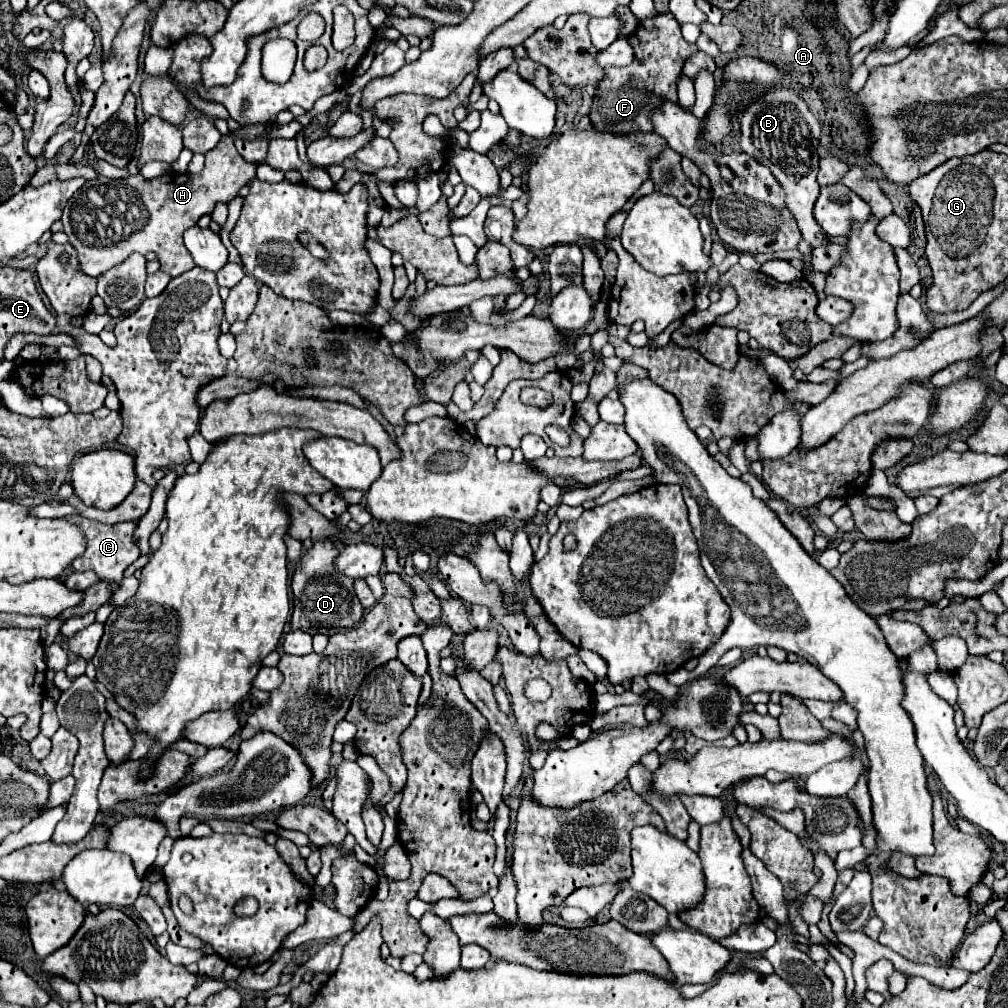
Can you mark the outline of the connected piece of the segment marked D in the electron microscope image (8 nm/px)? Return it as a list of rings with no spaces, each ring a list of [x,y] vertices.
[[[316,541],[314,547],[308,549],[294,567],[292,575],[294,611],[290,621],[292,631],[350,629],[362,619],[364,609],[360,611],[360,601],[354,593],[354,579],[334,573],[334,557],[338,557],[338,553],[340,551],[330,541]]]

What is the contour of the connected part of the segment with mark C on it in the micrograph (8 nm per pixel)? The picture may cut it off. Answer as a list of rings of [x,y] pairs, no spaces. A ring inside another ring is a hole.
[[[68,517],[68,519],[74,521],[86,533],[86,539],[88,539],[86,553],[74,561],[74,571],[94,571],[100,579],[112,581],[114,589],[118,589],[118,583],[122,581],[126,567],[140,557],[138,547],[136,547],[136,543],[132,539],[136,523],[126,521],[126,523],[106,525],[106,523],[100,523],[100,521],[86,519],[86,517]]]

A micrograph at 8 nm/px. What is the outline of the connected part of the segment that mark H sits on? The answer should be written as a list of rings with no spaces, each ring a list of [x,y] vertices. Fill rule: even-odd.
[[[222,137],[220,143],[206,153],[206,165],[196,175],[168,173],[156,179],[144,179],[138,173],[126,179],[96,177],[86,181],[86,185],[70,197],[62,213],[64,233],[78,253],[82,273],[98,277],[114,267],[114,263],[122,263],[133,252],[142,255],[156,253],[156,257],[160,257],[160,271],[166,271],[172,277],[190,271],[194,261],[182,243],[182,233],[188,227],[194,227],[202,215],[210,215],[218,201],[228,203],[234,199],[238,189],[256,177],[256,167],[258,165],[254,163],[242,161],[232,137]],[[100,211],[108,215],[108,221],[102,219]],[[122,233],[132,235],[122,239]]]

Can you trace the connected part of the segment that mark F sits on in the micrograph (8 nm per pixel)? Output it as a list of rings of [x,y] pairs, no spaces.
[[[656,13],[654,17],[640,21],[628,41],[634,49],[634,61],[628,67],[604,67],[604,77],[598,83],[590,105],[590,125],[600,133],[654,131],[650,111],[656,109],[662,99],[678,103],[676,83],[682,75],[682,67],[686,59],[698,53],[696,45],[684,41],[680,23],[672,13]]]

